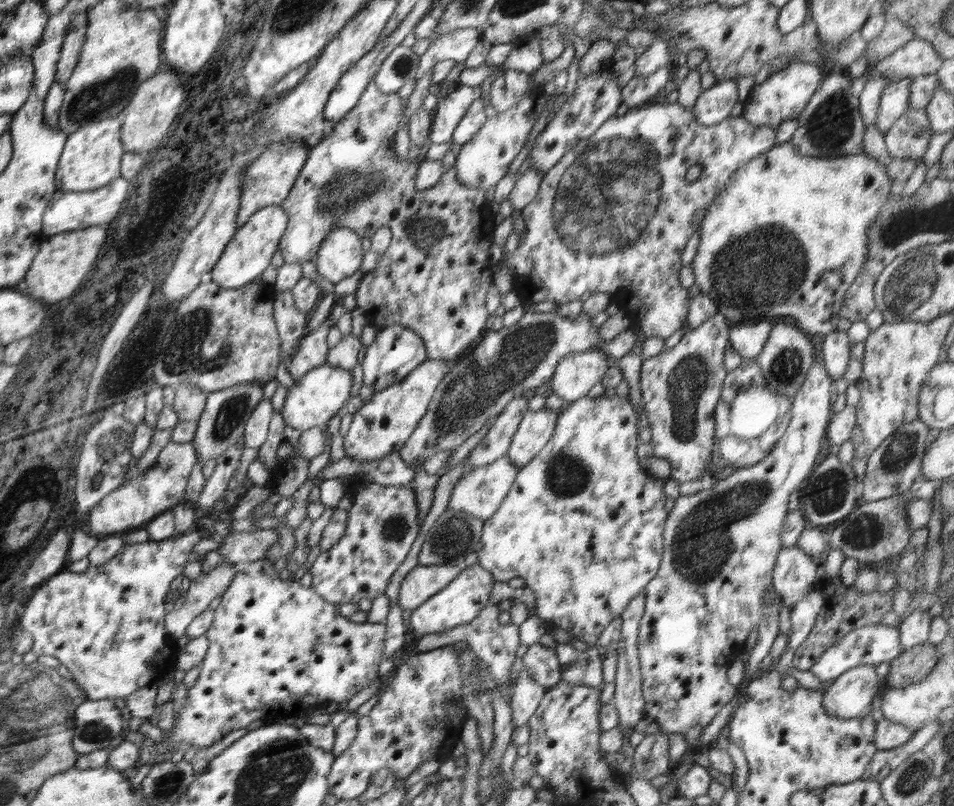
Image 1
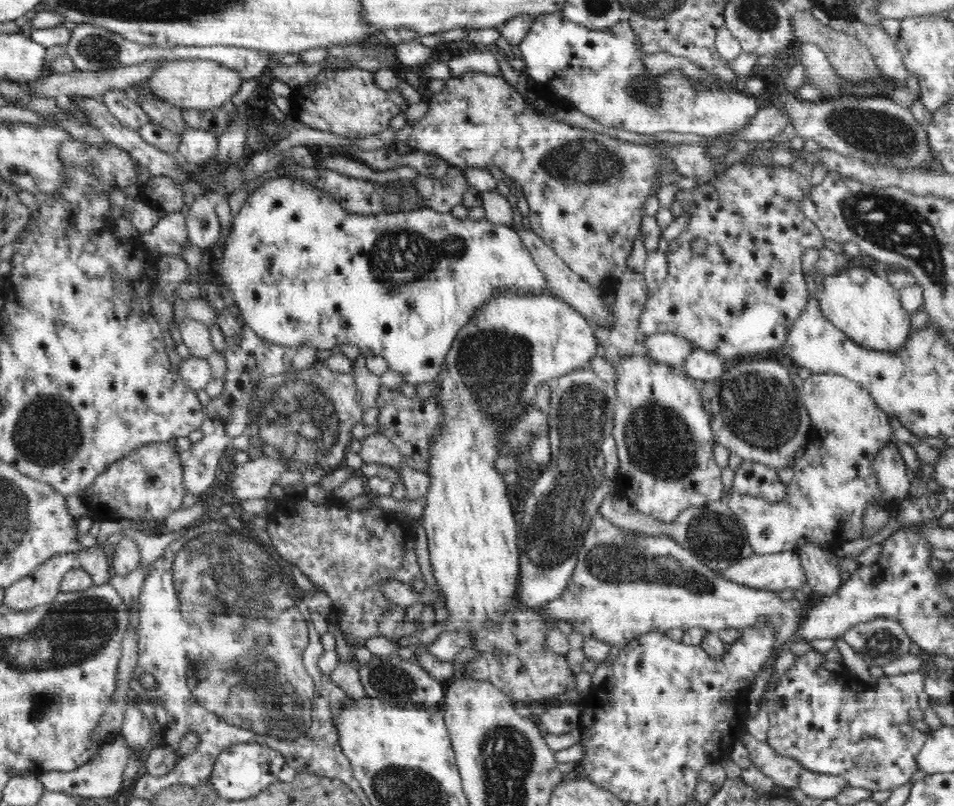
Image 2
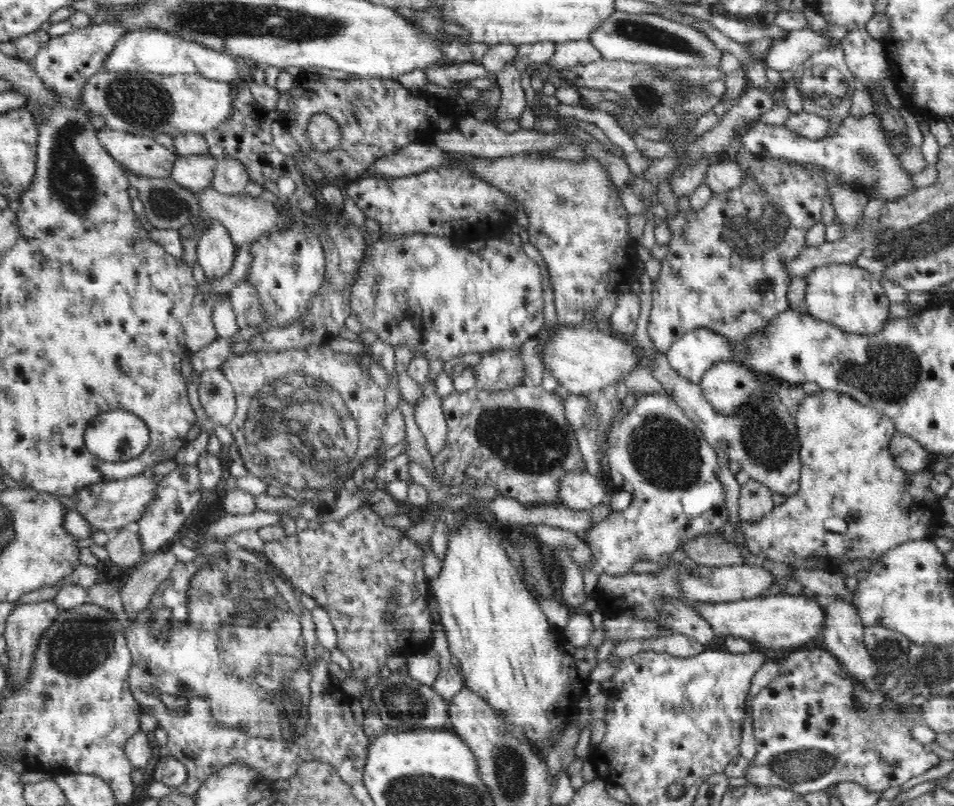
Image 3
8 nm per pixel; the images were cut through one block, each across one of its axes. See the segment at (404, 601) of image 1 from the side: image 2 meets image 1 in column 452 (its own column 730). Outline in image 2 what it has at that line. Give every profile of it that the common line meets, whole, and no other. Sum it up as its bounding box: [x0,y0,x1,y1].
[718,552,807,592]

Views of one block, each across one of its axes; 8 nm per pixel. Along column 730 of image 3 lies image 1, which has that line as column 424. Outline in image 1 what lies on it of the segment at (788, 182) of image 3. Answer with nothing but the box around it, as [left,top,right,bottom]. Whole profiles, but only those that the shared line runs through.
[278,80,495,360]

